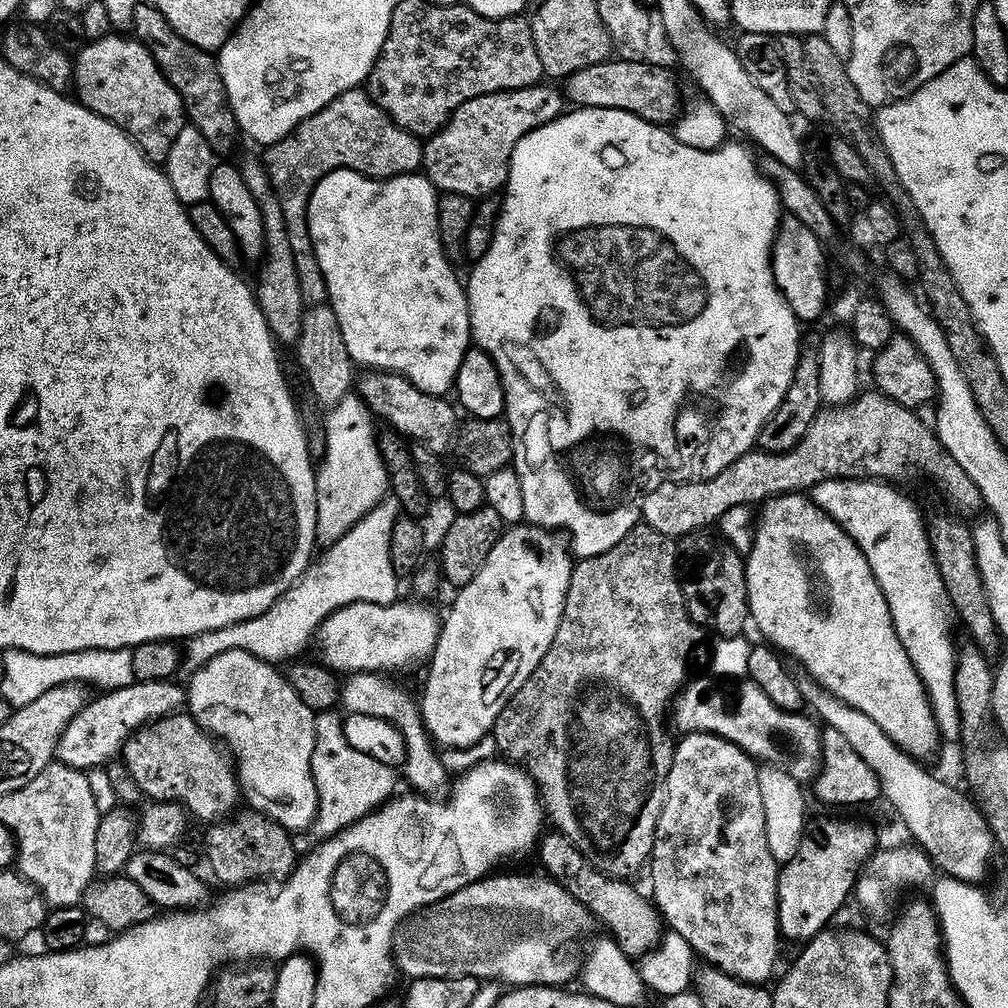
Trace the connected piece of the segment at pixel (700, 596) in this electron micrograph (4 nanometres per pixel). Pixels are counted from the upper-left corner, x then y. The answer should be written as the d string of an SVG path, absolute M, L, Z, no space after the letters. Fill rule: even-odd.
M692 534L683 541L682 548L696 552L701 548L708 552L700 560L700 569L689 580L683 581L684 605L688 608L690 618L699 624L705 633L717 632L717 637L738 636L745 630L744 623L749 623L748 591L746 590L745 557L731 546L726 546L723 539L715 540L708 534Z

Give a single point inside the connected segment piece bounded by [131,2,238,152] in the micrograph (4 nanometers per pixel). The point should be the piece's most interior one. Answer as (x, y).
(195, 74)

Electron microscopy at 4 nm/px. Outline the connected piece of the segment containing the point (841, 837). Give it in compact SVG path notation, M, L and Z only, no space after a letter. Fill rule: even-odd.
M812 819L798 850L777 871L776 897L781 935L804 944L823 931L853 893L860 871L877 849L875 830L854 820Z

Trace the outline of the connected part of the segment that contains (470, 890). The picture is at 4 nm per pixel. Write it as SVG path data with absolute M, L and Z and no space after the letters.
M489 874L483 880L476 880L473 884L462 886L449 896L444 896L438 902L427 904L419 912L408 917L406 923L399 929L394 940L394 964L401 973L408 978L422 976L474 976L481 982L503 982L508 986L527 986L530 984L546 984L549 986L567 985L567 980L572 976L572 940L576 940L588 928L588 923L593 923L594 916L589 910L568 892L563 883L551 878L544 880L527 880L524 876L496 876Z

